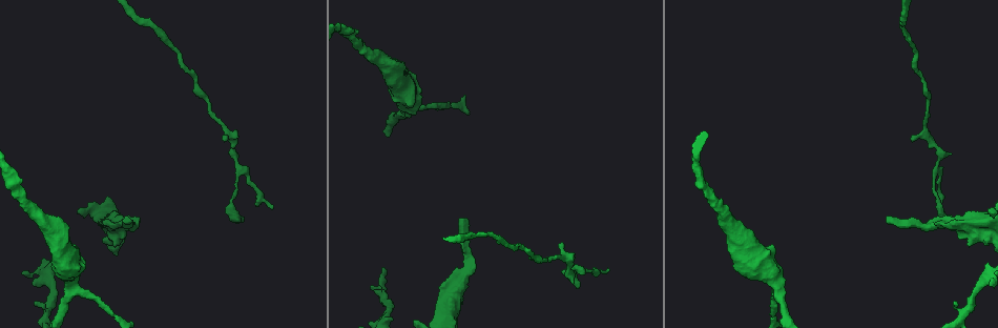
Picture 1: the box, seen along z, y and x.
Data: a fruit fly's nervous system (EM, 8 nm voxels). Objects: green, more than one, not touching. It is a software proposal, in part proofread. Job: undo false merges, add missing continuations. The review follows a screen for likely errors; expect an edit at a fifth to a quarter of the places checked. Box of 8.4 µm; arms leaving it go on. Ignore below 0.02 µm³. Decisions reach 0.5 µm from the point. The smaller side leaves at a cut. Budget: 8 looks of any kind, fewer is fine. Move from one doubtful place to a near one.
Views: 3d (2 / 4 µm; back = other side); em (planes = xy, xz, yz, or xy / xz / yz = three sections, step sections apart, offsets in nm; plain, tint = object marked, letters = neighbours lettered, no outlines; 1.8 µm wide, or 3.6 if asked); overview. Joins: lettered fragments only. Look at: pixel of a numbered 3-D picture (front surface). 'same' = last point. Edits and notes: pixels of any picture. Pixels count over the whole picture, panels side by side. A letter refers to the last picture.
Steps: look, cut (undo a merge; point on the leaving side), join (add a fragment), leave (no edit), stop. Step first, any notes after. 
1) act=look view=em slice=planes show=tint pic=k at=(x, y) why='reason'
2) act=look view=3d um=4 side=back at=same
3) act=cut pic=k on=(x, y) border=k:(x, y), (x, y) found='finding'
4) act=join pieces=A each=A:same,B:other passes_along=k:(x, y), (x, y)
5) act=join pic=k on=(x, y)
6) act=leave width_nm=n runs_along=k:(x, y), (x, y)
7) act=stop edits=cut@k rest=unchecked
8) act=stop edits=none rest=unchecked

act=look view=3d um=4 pic=1 at=(459, 219)

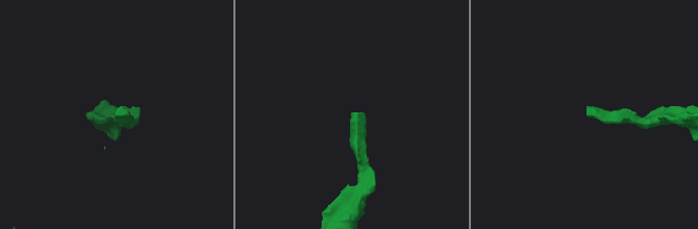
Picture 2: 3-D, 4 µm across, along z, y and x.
act=look view=em slice=planes show=letters pic=2 at=(588, 117)

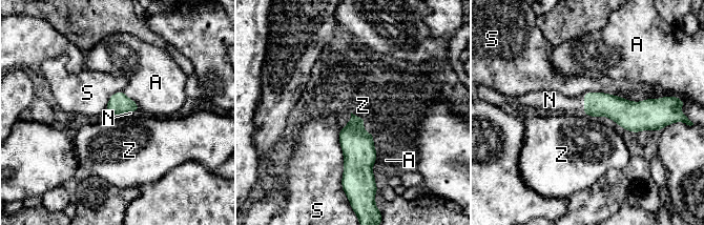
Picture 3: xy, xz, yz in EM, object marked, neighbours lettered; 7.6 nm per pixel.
act=join pieces=N each=A:other,N:same,S:other,Z:other passes_along=3:(596, 104), (584, 104), (552, 101) found='it goes on there'

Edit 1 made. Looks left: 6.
act=look view=overview

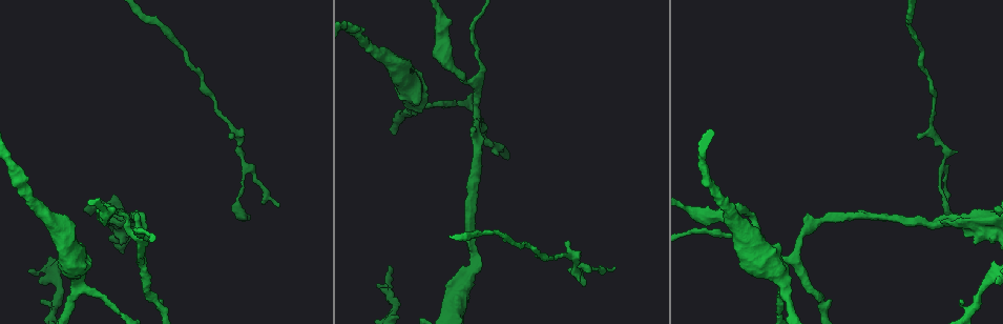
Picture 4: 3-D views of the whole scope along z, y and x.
act=look view=em slice=xy step=16 show=tint pic=4 at=(941, 185) why='thin neck'

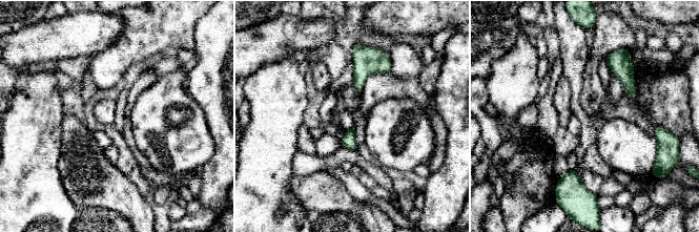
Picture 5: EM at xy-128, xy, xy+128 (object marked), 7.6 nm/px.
act=look view=em slice=planes show=letters at=same why='cut it another way'

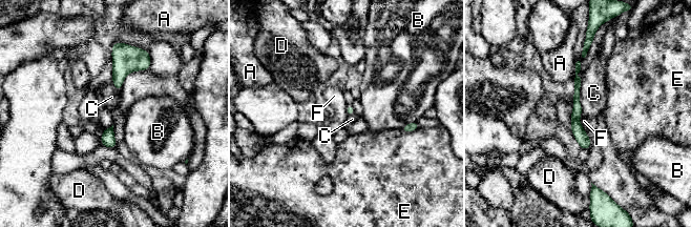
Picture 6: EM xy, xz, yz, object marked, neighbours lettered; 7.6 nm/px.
act=leave width_nm=60 each=A:other,B:other,C:other,D:other,E:other,F:other runs_along=6:(578, 65), (576, 126), (586, 146) found='continuous, no second cell'

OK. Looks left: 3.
act=look view=3d um=4 pic=4 at=(552, 258) why='narrows sharply'

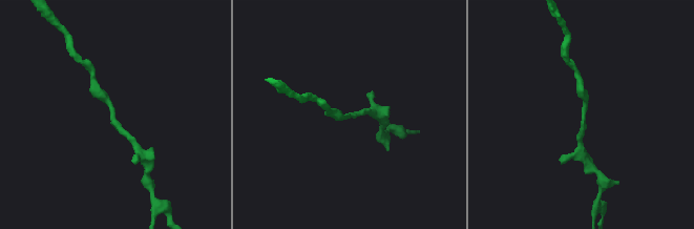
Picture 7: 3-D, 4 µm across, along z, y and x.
act=look view=em slice=planes show=letters pic=7 at=(583, 117) why='shape alone is not enough'

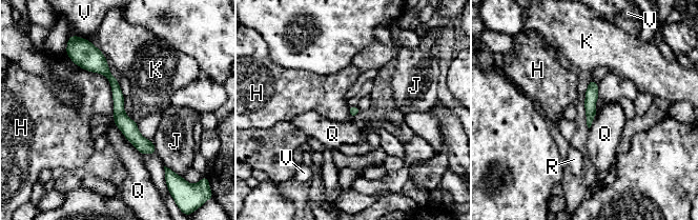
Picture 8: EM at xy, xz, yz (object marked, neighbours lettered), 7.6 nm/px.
act=leave each=H:other,J:other,K:other,Q:other,R:other,V:other border=8:(81, 67), (107, 79), (113, 117) found='all the same cell'

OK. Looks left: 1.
act=stop edits=join@3 rest=unchecked

